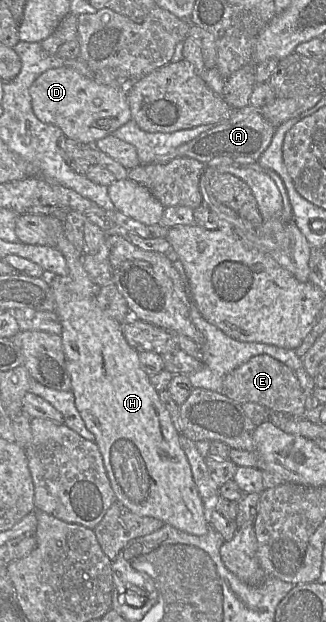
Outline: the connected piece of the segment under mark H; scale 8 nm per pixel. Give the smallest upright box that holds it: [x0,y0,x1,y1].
[47,234,209,536]

